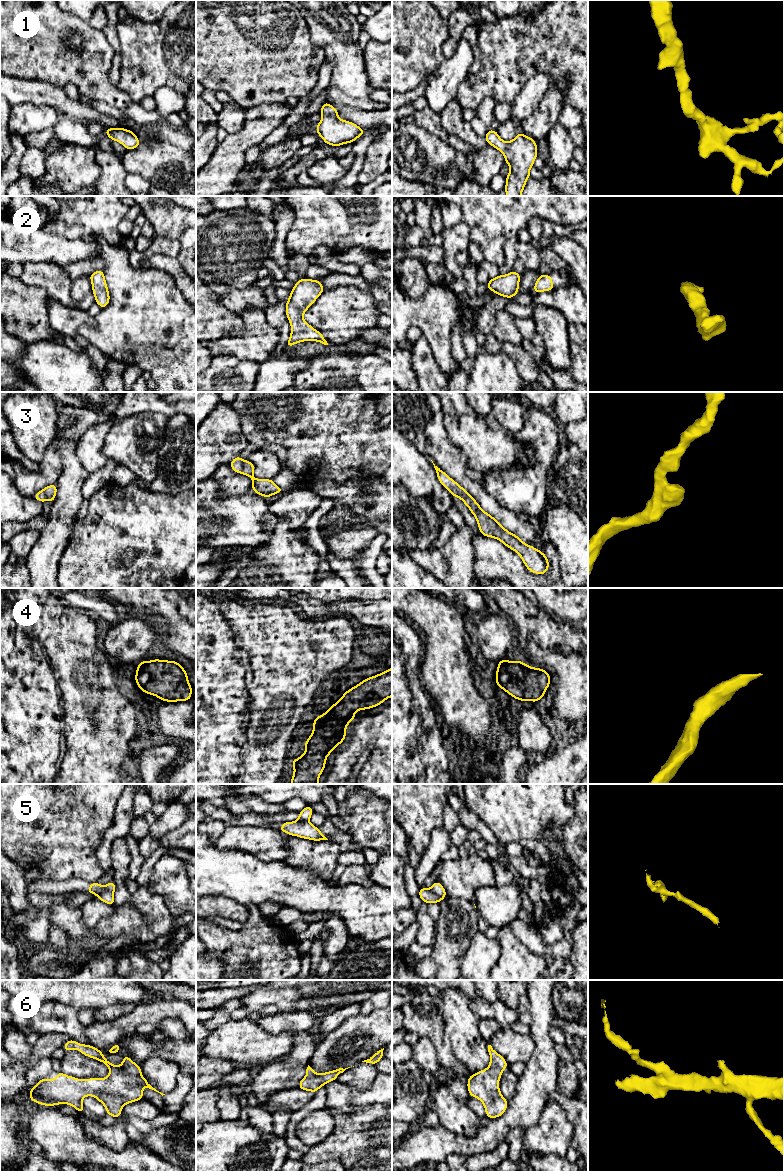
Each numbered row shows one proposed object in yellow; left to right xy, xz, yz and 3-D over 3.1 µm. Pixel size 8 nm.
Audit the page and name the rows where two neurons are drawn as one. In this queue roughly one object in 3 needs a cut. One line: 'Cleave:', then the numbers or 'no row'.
Cleave: 5

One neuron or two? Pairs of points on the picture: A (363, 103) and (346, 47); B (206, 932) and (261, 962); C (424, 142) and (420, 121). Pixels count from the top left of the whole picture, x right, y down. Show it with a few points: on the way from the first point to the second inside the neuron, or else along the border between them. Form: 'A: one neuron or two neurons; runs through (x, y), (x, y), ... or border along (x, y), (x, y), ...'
A: one neuron; runs through (351, 89), (348, 80), (347, 61)
B: one neuron; runs through (220, 942), (247, 953)
C: two neurons; border along (414, 122), (441, 140)

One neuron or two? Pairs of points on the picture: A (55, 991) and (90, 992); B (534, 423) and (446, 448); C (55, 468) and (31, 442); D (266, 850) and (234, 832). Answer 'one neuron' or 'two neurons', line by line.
A: one neuron
B: two neurons
C: two neurons
D: one neuron

